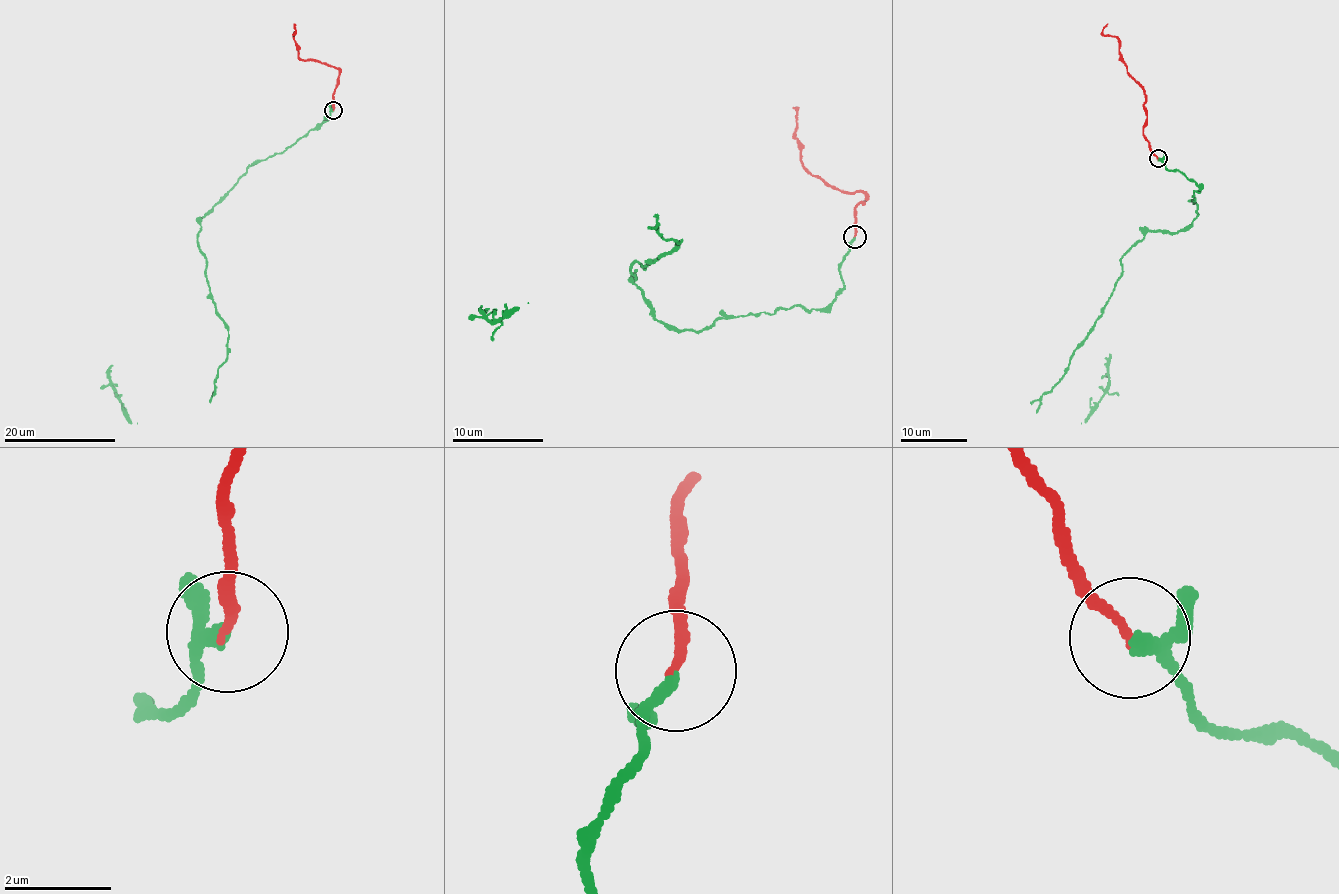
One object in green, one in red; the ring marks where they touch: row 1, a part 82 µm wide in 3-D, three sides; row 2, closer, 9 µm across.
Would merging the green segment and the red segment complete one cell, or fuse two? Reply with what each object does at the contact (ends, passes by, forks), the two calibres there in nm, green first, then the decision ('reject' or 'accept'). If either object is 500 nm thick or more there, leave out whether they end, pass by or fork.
green passes by; red ends there; 190 nm thick on the green side, 180 nm on the other; accept

